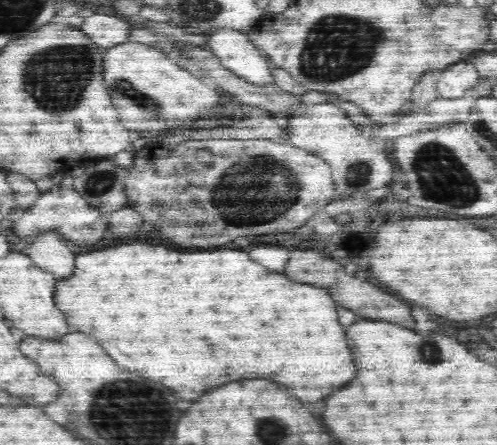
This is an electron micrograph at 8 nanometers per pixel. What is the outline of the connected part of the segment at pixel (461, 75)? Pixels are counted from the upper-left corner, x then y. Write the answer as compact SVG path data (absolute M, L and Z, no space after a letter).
M465 60L448 65L438 77L438 97L462 98L468 90L476 88L481 79L476 67Z

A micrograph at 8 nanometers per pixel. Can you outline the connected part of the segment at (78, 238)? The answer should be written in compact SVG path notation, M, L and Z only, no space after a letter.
M52 186L50 190L42 191L35 198L36 202L24 210L12 224L10 224L10 232L20 238L20 240L28 240L28 236L38 236L44 232L56 232L63 239L78 246L88 246L88 244L96 244L102 236L107 226L107 217L96 212L88 202L86 202L74 189L68 189L66 186Z

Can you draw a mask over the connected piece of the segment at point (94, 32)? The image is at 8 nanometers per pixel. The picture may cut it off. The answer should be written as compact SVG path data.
M96 13L84 17L79 28L94 46L104 49L128 41L128 30L130 22L125 18Z

